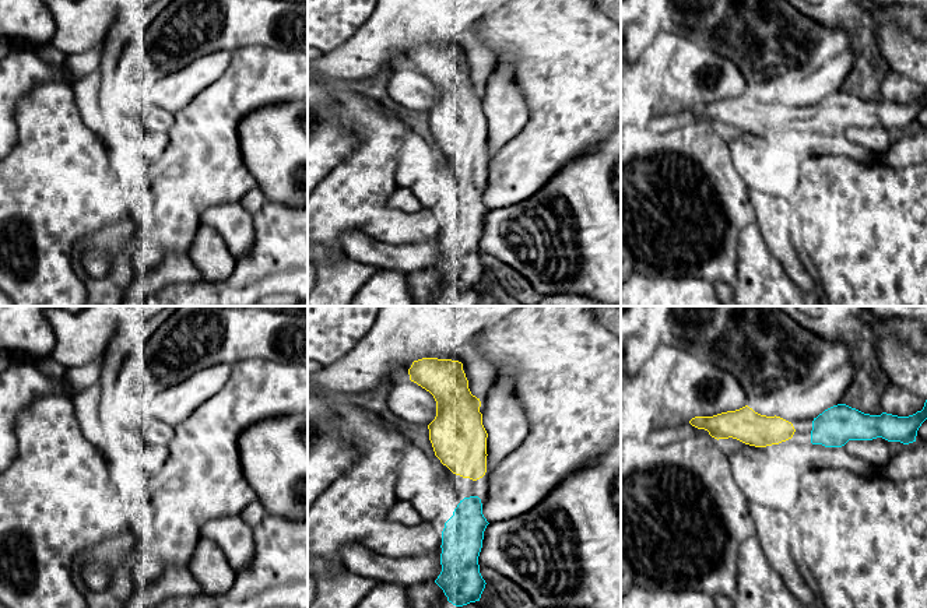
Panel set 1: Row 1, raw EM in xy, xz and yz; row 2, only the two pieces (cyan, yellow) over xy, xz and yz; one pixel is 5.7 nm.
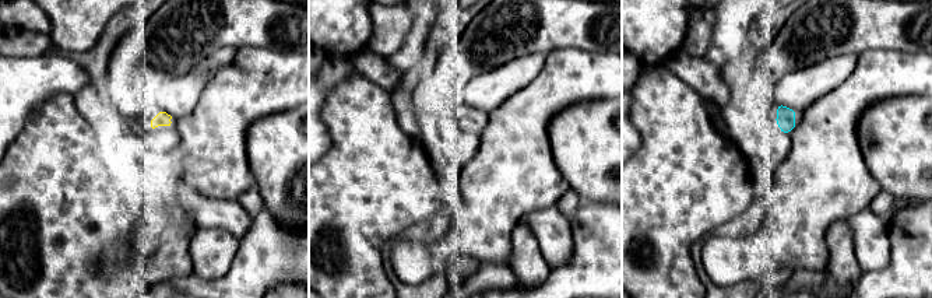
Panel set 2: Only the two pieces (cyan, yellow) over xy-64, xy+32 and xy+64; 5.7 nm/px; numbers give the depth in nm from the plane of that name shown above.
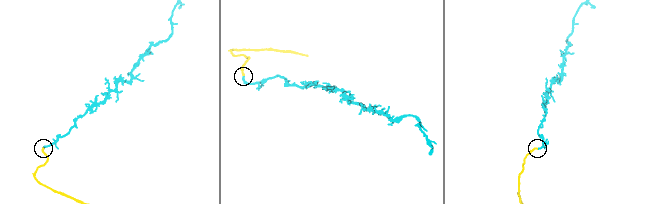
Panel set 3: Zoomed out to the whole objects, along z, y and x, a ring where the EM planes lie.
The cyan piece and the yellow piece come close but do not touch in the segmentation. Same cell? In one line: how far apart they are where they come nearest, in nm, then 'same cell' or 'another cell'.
100 nm apart; same cell

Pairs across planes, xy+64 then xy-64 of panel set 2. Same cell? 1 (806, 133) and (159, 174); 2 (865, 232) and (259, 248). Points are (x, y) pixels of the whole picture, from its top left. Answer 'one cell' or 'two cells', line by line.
1: two cells
2: two cells

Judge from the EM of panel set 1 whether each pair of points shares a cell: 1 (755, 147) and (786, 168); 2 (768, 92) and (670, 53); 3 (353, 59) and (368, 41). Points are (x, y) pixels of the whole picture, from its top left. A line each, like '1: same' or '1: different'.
1: same
2: different
3: same

